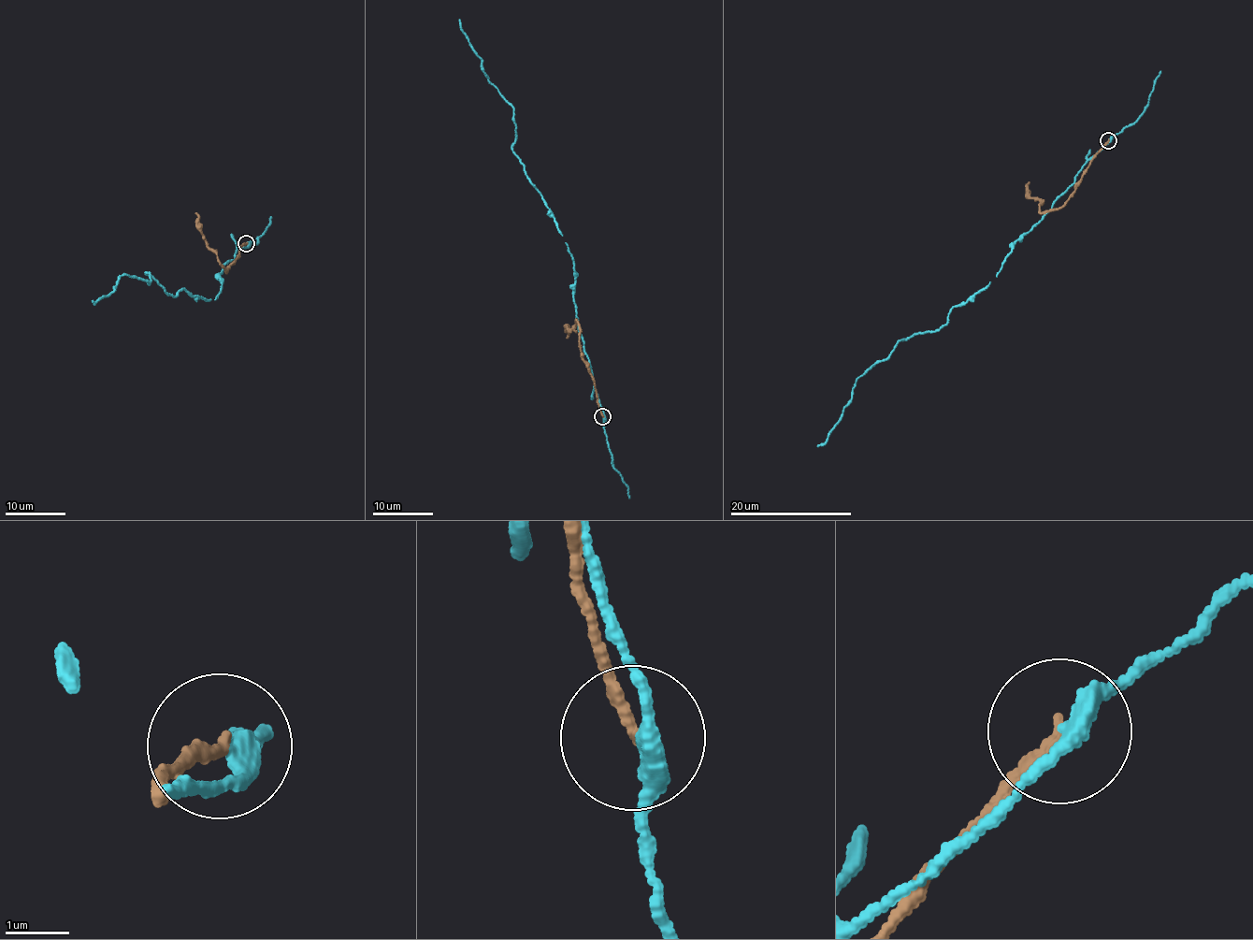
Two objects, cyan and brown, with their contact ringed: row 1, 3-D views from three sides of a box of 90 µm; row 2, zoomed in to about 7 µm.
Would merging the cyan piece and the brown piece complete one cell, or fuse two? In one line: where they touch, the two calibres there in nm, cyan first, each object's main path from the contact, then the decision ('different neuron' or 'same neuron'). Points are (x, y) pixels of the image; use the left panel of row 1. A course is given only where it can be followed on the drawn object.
place (246, 243); calibres 280 and 170 nm; course cyan (246, 243), (223, 266), (215, 300), (168, 294), (146, 273), (150, 283), (120, 276), (92, 301); course brown (246, 243), (226, 271), (208, 247), (195, 213); different neuron

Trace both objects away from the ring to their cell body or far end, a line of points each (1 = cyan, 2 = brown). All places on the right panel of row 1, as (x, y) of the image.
1: (1108, 140), (1014, 244), (997, 277), (954, 306), (939, 329), (899, 341), (866, 368), (816, 446)
2: (1108, 140), (1095, 155), (1070, 197), (1057, 209), (1040, 212), (1042, 202), (1029, 196), (1029, 183)

